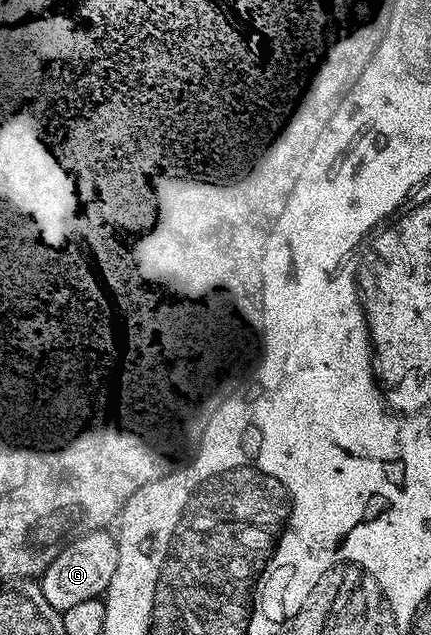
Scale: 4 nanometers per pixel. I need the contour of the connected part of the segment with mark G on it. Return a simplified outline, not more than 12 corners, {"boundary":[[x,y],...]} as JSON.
{"boundary":[[78,536],[40,577],[60,613],[99,599],[118,557],[104,536]]}

